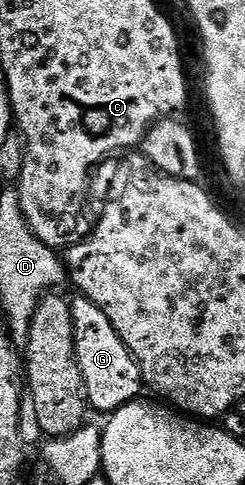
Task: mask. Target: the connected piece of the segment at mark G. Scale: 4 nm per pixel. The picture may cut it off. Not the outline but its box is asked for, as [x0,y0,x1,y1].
[70,295,143,415]

